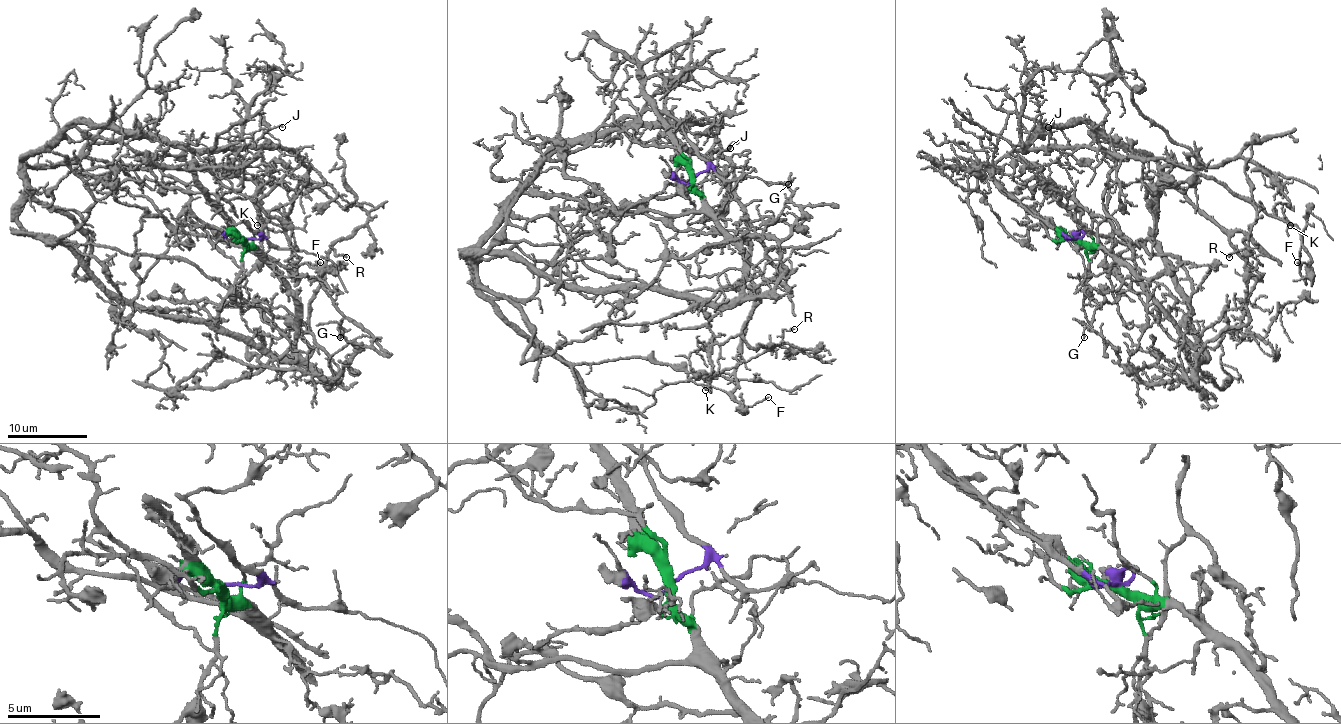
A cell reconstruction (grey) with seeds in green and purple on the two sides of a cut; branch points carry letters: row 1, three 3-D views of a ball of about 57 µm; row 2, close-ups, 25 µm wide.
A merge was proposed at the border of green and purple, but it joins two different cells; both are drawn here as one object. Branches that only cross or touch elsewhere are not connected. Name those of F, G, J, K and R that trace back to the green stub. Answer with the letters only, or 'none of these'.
G, R

